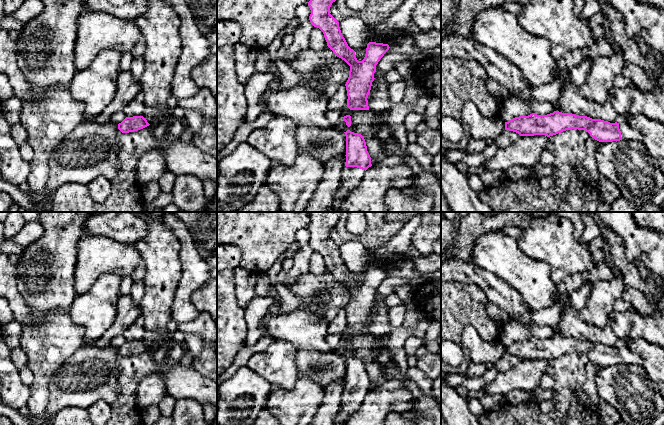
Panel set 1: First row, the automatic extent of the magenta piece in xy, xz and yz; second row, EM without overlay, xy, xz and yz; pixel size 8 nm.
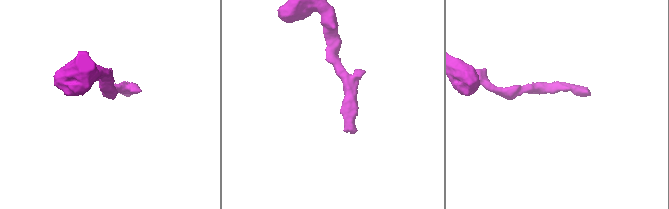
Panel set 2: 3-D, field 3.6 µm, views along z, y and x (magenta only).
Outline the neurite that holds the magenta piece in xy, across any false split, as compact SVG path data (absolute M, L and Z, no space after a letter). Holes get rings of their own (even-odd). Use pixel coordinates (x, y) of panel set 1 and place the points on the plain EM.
M133 340L133 341L126 341L121 347L119 347L118 353L122 357L129 357L138 355L149 349L150 348L143 340Z

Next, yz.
M559 335L547 339L532 337L505 346L505 354L516 356L520 360L545 359L550 361L571 353L585 354L599 366L620 365L622 363L642 365L640 356L631 351L628 346L610 347L601 343Z

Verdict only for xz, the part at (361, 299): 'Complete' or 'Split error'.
Complete

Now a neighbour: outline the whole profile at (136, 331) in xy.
M142 316L138 317L136 321L130 325L124 332L123 335L126 341L142 340L146 332L144 320Z

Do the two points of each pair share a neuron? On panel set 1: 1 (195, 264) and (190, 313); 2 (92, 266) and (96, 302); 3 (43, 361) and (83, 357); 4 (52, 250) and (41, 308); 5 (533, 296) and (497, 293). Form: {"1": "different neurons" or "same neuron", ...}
{"1": "same neuron", "2": "different neurons", "3": "different neurons", "4": "same neuron", "5": "different neurons"}

